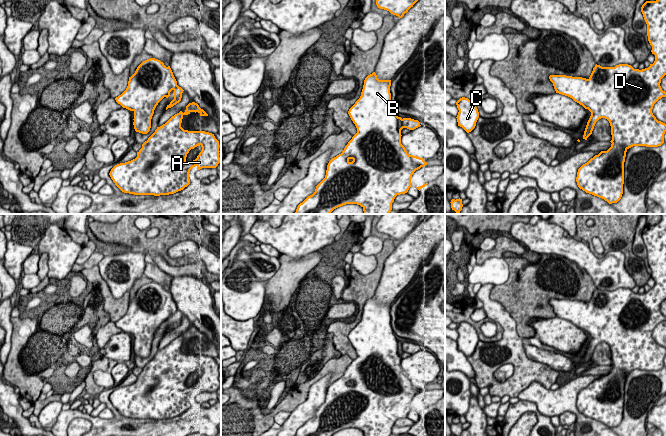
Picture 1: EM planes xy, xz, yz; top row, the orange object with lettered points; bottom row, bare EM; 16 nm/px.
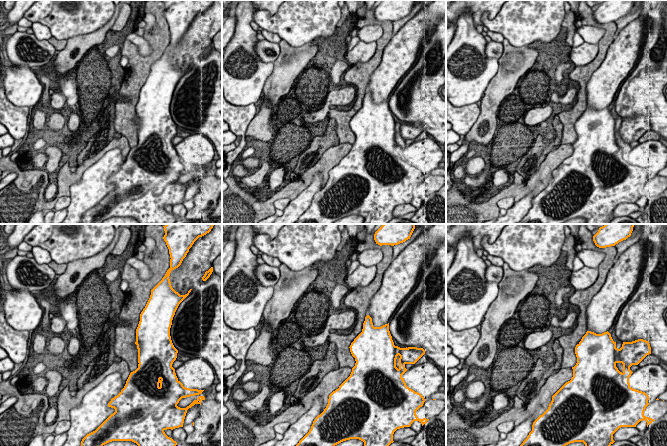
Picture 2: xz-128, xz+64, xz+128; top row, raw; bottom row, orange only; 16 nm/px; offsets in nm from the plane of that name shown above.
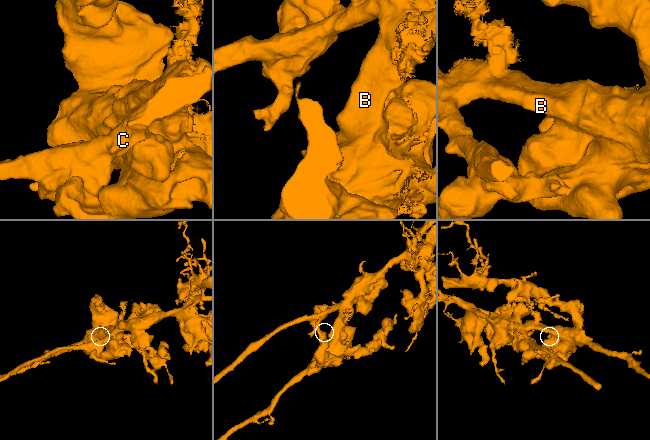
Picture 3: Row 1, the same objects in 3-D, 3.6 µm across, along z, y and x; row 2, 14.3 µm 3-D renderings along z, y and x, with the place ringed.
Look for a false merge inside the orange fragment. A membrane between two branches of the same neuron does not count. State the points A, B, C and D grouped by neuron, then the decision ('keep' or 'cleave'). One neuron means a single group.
groups A B C D; keep

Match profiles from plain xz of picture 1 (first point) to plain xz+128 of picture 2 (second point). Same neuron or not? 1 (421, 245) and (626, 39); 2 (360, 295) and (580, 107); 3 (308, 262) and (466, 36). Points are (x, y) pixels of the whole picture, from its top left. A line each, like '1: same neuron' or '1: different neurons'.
1: same neuron
2: same neuron
3: different neurons

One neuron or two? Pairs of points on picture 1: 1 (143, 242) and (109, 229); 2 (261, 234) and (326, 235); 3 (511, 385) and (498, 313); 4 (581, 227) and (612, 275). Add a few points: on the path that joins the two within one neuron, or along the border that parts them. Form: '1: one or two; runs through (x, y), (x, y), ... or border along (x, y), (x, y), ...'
1: one; runs through (135, 233), (118, 232)
2: one; runs through (277, 235), (310, 235)
3: one; runs through (518, 367), (518, 358), (511, 351), (509, 331)
4: two; border along (587, 244), (598, 257), (611, 250), (623, 254)

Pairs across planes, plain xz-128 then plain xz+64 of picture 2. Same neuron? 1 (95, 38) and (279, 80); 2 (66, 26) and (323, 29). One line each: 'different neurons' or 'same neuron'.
1: same neuron
2: same neuron

